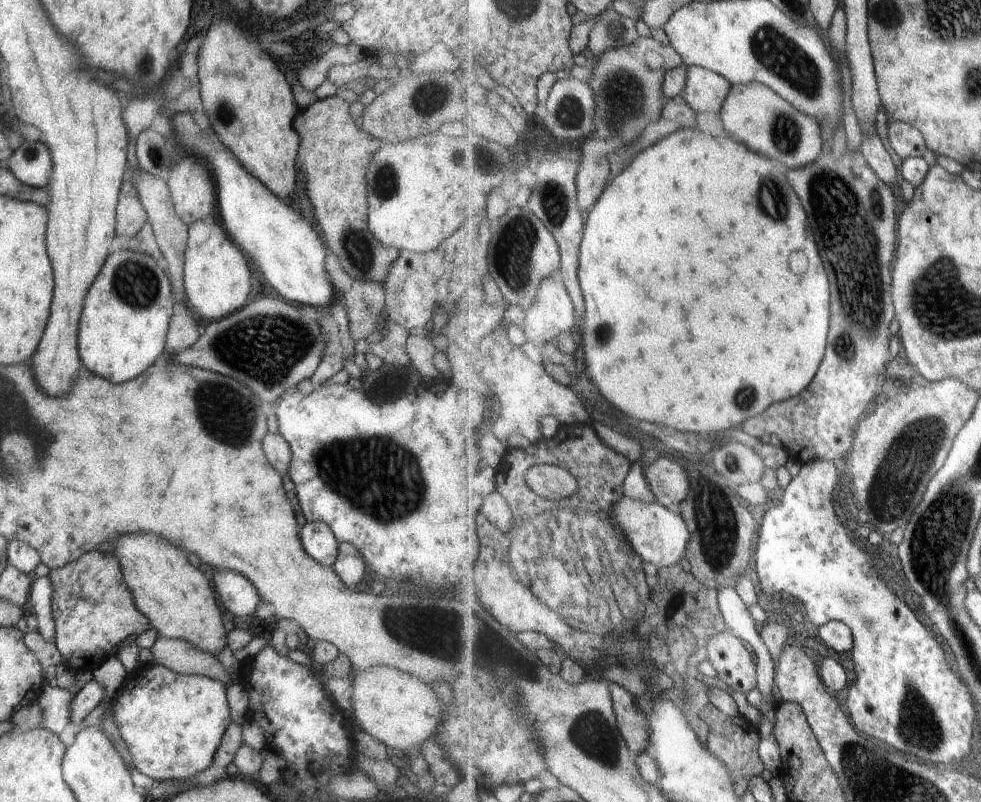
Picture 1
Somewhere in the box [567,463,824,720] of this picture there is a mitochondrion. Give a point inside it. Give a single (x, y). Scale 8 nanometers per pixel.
(715, 522)

